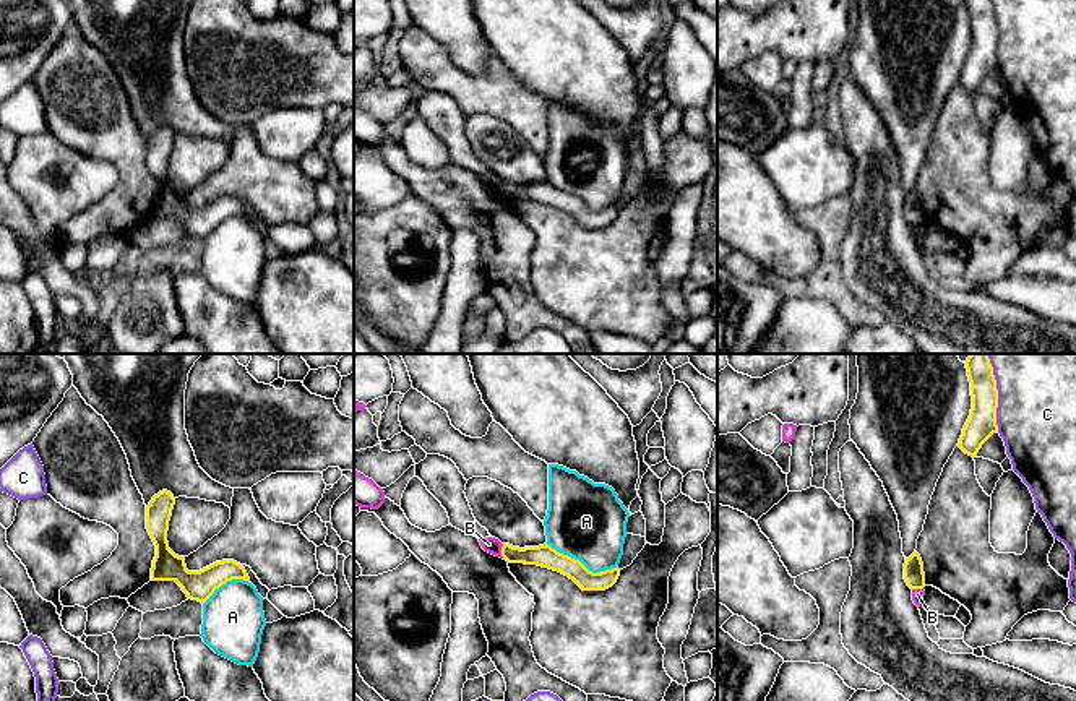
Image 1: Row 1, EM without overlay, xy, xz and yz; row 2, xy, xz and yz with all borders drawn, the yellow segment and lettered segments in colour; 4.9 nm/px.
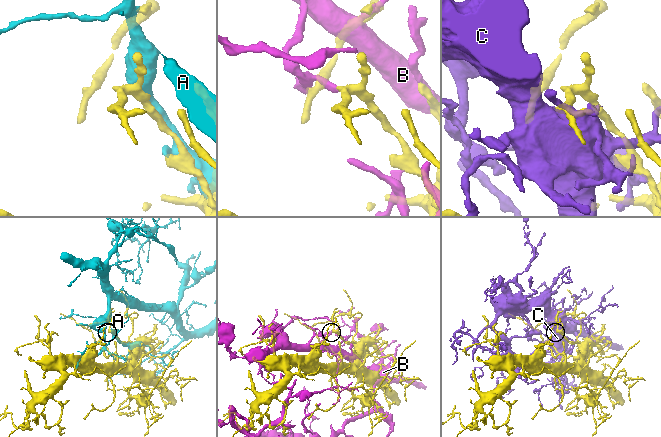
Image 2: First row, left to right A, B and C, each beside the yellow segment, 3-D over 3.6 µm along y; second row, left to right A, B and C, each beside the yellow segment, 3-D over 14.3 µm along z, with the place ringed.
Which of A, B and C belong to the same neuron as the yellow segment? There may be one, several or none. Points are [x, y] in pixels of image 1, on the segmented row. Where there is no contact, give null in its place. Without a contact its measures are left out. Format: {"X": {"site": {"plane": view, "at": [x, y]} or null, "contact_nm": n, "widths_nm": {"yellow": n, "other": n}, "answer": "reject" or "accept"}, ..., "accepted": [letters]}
{"A": {"site": {"plane": "xz", "at": [580, 562]}, "contact_nm": 380, "widths_nm": {"yellow": 110, "other": 380}, "answer": "reject"}, "B": {"site": {"plane": "xz", "at": [502, 550]}, "contact_nm": 70, "widths_nm": {"yellow": 110, "other": 80}, "answer": "reject"}, "C": {"site": {"plane": "yz", "at": [997, 393]}, "contact_nm": 380, "widths_nm": {"yellow": 150, "other": 420}, "answer": "reject"}, "accepted": []}

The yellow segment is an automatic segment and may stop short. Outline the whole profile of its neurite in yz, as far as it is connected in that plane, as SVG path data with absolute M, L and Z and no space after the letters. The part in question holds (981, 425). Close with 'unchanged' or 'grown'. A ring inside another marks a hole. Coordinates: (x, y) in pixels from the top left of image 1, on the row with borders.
M971 354L966 368L971 381L972 409L958 446L975 458L982 445L998 432L998 389L987 354Z; unchanged

